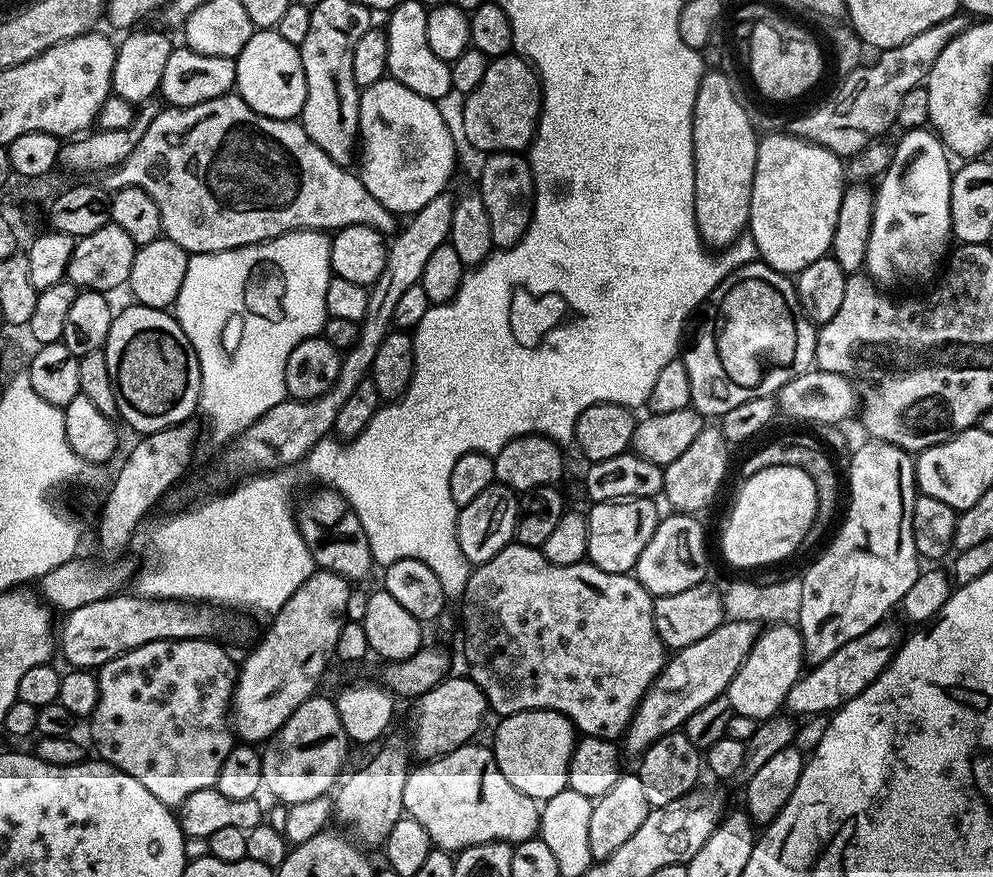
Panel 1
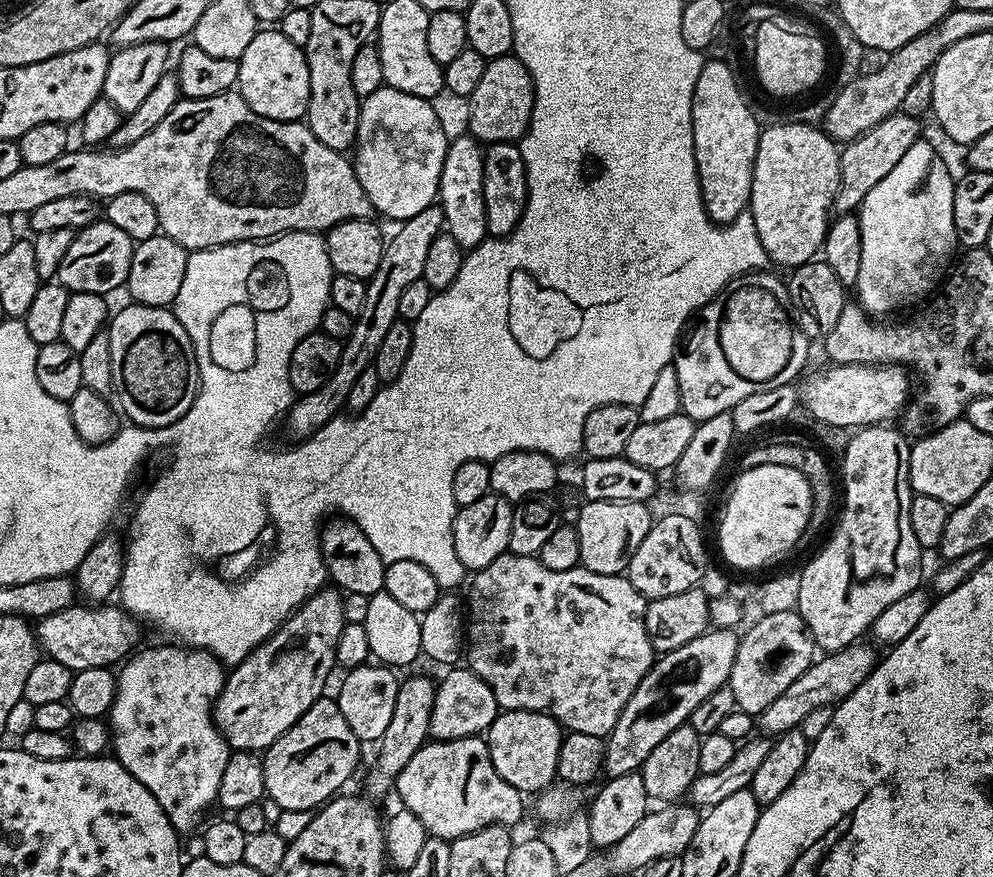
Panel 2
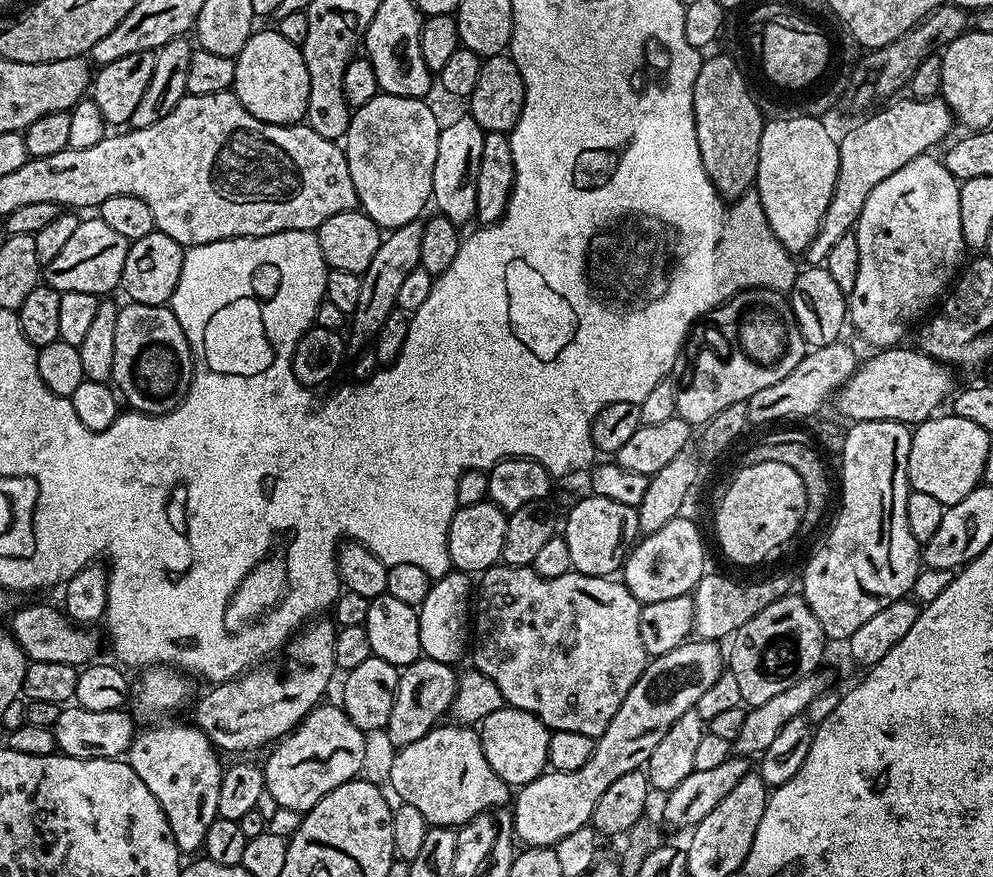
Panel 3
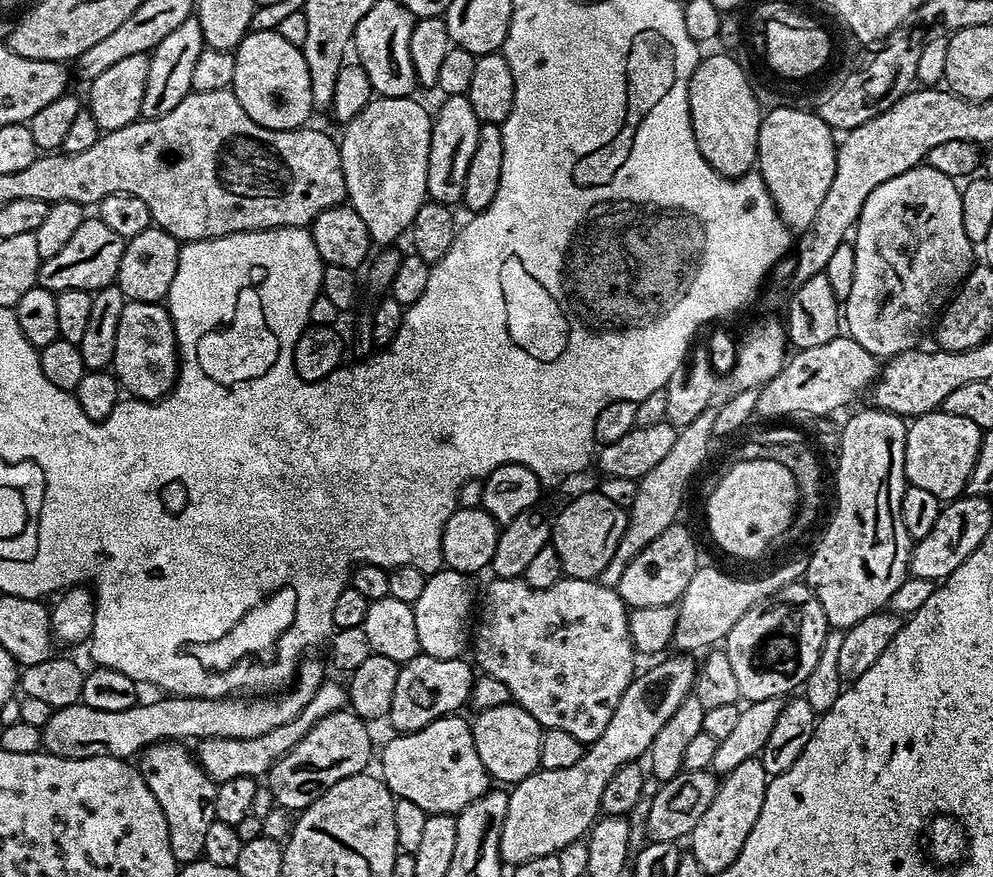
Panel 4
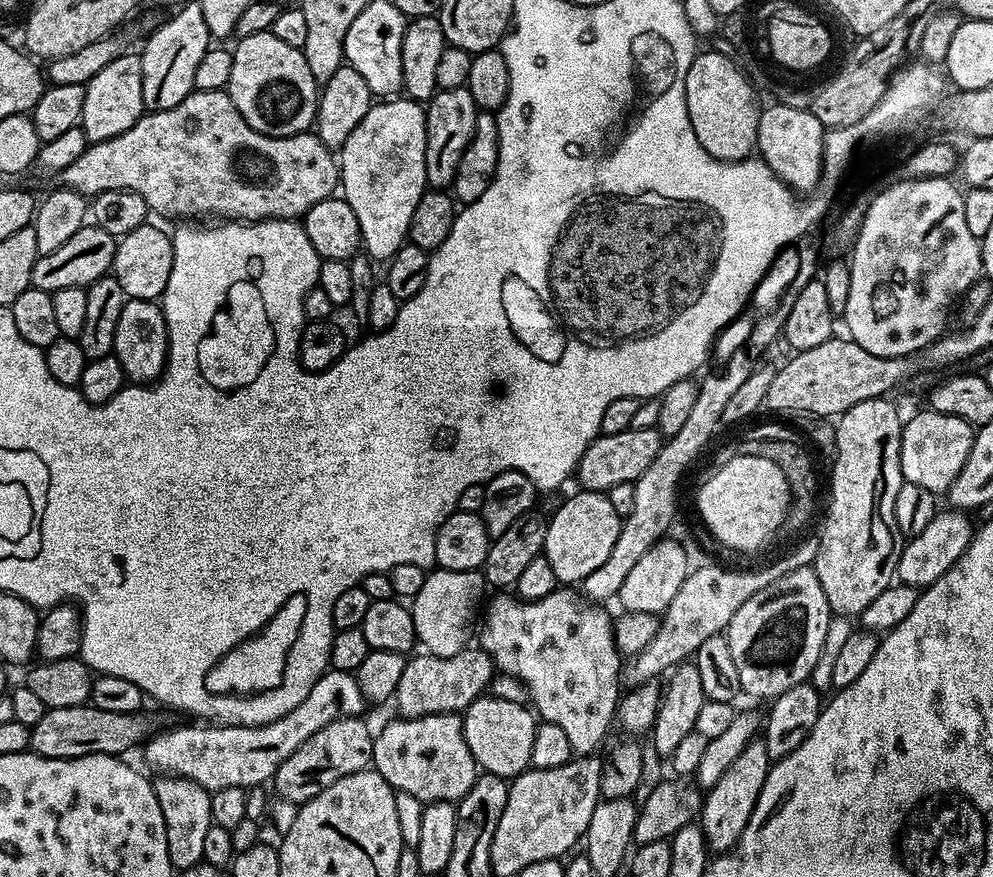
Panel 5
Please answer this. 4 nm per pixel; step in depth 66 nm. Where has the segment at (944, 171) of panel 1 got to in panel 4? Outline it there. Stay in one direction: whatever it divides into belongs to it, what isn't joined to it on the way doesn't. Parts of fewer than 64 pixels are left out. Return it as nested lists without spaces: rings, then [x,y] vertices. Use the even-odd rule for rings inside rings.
[[[917,166],[882,182],[866,206],[854,229],[854,286],[850,298],[843,301],[842,320],[847,335],[877,358],[891,358],[913,351],[923,334],[928,315],[939,313],[964,277],[972,271],[974,246],[962,227],[962,198],[957,181],[929,166]]]

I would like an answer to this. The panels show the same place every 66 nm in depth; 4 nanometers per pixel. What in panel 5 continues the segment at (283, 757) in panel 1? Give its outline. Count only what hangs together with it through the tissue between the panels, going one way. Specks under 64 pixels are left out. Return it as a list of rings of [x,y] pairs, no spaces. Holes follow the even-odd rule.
[[[351,716],[338,722],[330,722],[330,726],[322,726],[314,738],[310,738],[282,766],[274,777],[275,795],[281,800],[289,800],[297,806],[312,800],[326,786],[338,782],[338,778],[346,778],[355,772],[363,772],[372,763],[373,729],[364,725],[363,719]]]

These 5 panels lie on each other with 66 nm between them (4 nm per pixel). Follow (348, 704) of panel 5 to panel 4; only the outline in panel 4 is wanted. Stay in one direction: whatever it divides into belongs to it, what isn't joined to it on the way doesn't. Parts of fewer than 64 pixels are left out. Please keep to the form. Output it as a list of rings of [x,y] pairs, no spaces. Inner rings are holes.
[[[332,678],[325,679],[324,684],[318,686],[314,698],[310,698],[310,702],[306,702],[302,714],[298,714],[298,718],[286,722],[286,726],[278,726],[275,730],[270,730],[270,734],[262,734],[258,738],[210,738],[199,741],[200,767],[211,780],[217,782],[232,778],[246,778],[247,776],[263,777],[272,769],[273,764],[278,763],[315,724],[330,714],[345,711],[347,704],[347,687],[343,683],[335,684]]]

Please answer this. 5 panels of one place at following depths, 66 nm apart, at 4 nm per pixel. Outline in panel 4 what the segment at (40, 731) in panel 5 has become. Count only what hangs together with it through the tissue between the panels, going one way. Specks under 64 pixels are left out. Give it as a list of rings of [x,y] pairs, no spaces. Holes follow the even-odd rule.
[[[308,654],[301,659],[300,665],[296,667],[294,683],[279,694],[256,694],[251,698],[244,694],[237,694],[221,696],[218,700],[165,695],[160,698],[164,700],[152,700],[149,704],[137,702],[130,710],[94,710],[94,706],[86,706],[83,702],[71,704],[65,708],[57,708],[53,711],[50,722],[46,722],[46,726],[42,730],[43,751],[50,753],[51,756],[61,756],[71,760],[113,756],[119,760],[131,761],[133,758],[139,757],[143,749],[149,748],[151,744],[161,742],[180,742],[183,740],[199,742],[210,738],[258,738],[262,734],[270,734],[270,730],[275,730],[278,726],[286,726],[286,722],[298,718],[298,714],[302,714],[306,702],[310,702],[310,698],[314,698],[318,686],[324,684],[326,679],[325,661],[323,659],[320,661],[318,657],[312,655],[316,654]]]

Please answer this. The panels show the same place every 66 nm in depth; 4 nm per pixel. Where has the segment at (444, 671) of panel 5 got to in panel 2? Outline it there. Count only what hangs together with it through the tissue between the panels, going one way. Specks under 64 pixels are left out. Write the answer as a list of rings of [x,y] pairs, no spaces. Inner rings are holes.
[[[412,676],[409,680],[406,678],[400,680],[400,689],[398,690],[398,702],[394,702],[394,714],[390,717],[390,727],[386,729],[386,734],[382,734],[382,738],[378,742],[380,753],[376,756],[376,765],[372,768],[372,773],[368,776],[368,792],[367,795],[377,798],[383,792],[391,793],[393,791],[398,774],[402,770],[402,766],[406,766],[406,762],[410,762],[410,758],[414,758],[414,754],[426,743],[430,736],[430,718],[432,717],[432,707],[434,706],[434,698],[436,697],[436,684],[428,676]]]

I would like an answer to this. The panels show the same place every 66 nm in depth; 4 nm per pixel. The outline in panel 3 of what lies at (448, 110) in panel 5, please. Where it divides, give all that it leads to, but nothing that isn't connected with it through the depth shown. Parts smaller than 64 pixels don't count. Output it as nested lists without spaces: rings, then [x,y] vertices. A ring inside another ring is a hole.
[[[463,114],[457,120],[443,125],[438,138],[438,158],[434,162],[434,182],[432,183],[431,203],[435,211],[448,216],[450,222],[458,226],[470,221],[476,214],[478,202],[478,162],[482,162],[482,142],[484,129],[474,122],[471,114]]]

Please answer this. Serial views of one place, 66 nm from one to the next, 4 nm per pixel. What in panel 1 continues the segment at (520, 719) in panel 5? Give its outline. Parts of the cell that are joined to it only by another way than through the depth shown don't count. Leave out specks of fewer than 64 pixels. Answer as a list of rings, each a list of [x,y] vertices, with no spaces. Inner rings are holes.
[[[534,710],[503,717],[499,723],[490,747],[510,786],[537,802],[545,802],[568,788],[568,767],[578,739],[570,720],[560,712]]]

